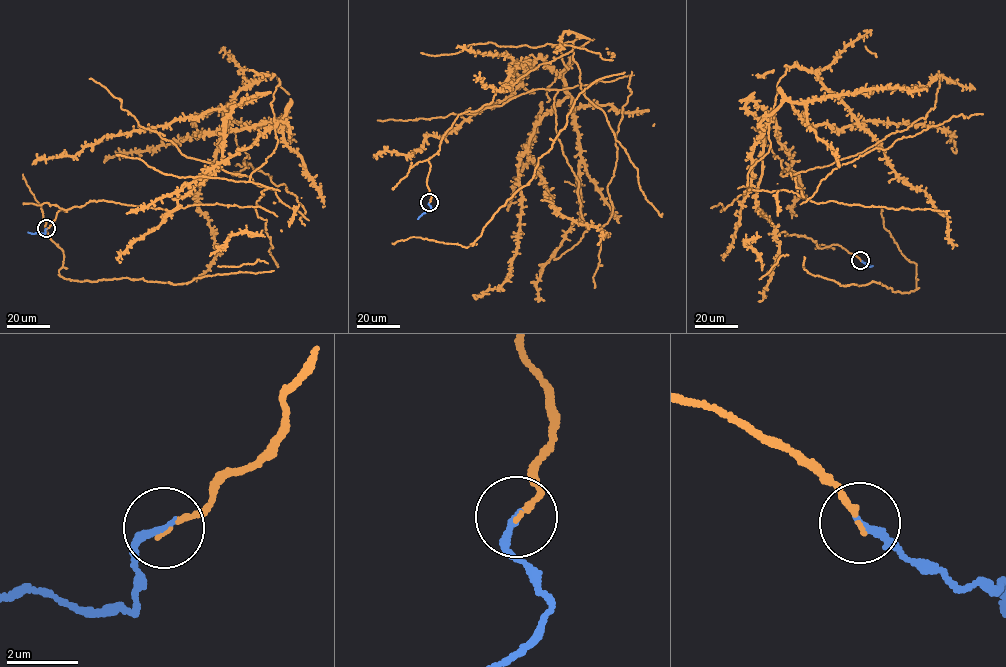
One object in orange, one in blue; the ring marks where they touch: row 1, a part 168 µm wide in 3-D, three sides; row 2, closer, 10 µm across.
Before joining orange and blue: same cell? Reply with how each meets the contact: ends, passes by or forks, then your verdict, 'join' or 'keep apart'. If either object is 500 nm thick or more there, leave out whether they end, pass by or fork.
orange ends | blue ends | join

